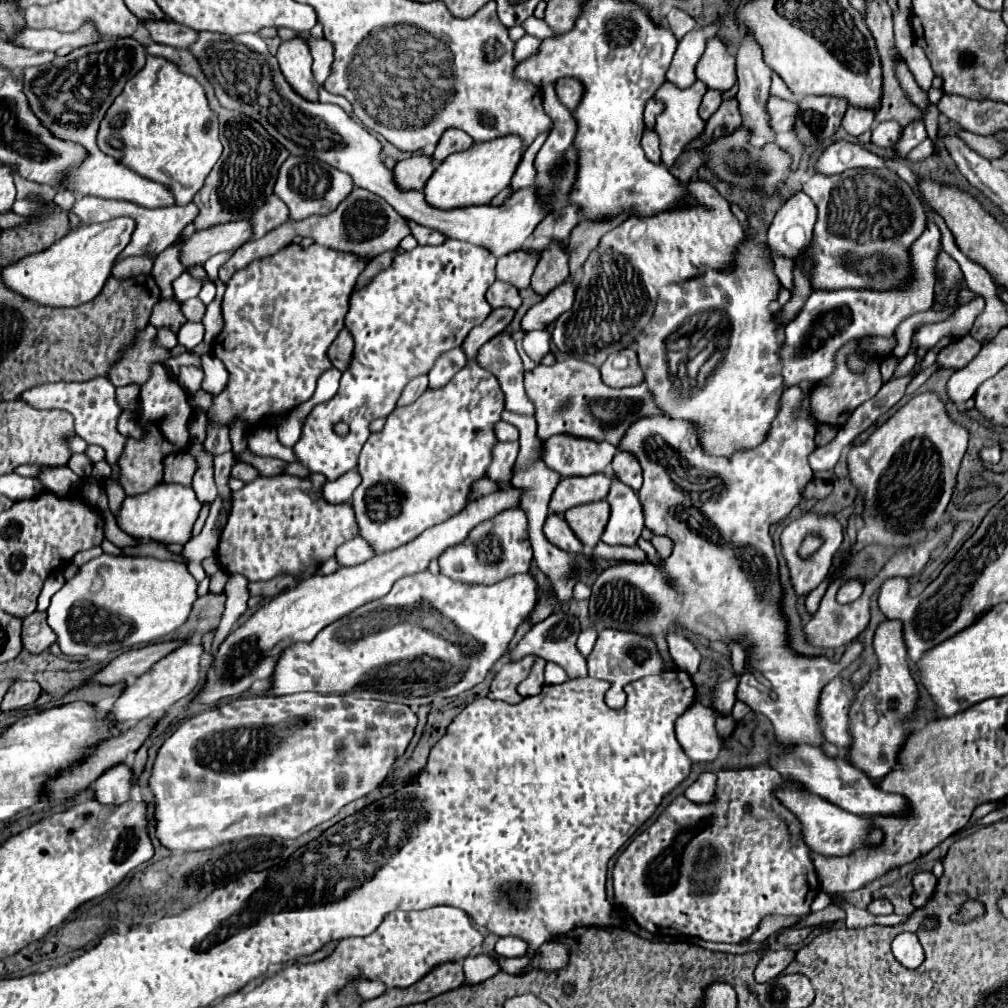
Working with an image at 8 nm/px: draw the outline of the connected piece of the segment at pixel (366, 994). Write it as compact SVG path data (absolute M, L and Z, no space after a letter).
M355 978L353 984L355 984L355 990L359 992L359 996L365 998L365 1000L375 998L375 996L381 996L381 994L385 992L385 984L381 984L381 982L371 982L371 980L367 980L367 978Z

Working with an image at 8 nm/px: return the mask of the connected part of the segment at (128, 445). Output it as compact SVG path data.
M161 362L151 364L151 376L141 386L139 394L141 414L137 414L137 422L143 428L145 436L141 440L127 438L123 452L117 460L119 468L119 484L125 490L125 496L137 496L151 490L155 484L163 480L163 460L173 452L183 452L189 448L191 434L189 422L193 418L193 406L189 402L189 394L183 390L177 378L173 378Z

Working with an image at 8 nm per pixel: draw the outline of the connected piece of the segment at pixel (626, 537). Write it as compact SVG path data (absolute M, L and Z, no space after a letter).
M611 474L611 488L605 498L611 506L611 518L603 532L605 544L627 544L635 546L643 530L643 506L631 488Z

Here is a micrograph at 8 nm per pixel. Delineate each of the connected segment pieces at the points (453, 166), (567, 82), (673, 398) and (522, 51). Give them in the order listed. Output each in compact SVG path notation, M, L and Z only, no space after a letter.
M503 136L503 138L491 140L491 142L473 144L465 152L451 154L433 172L433 176L427 180L427 184L423 188L427 204L431 204L433 208L439 208L439 210L489 204L505 186L509 186L523 150L525 148L517 136Z
M559 78L559 80L555 82L555 92L557 92L559 102L561 102L565 108L573 110L573 108L579 104L579 100L581 100L583 86L581 86L579 80L575 80L575 78Z
M749 218L749 228L753 236L747 242L747 248L741 248L735 258L739 266L737 272L707 272L703 278L661 288L653 320L633 344L645 372L645 382L655 394L661 410L671 418L689 418L699 422L703 426L703 448L717 456L727 456L741 448L755 448L763 442L777 414L781 392L785 390L777 358L779 342L775 336L775 324L771 322L771 304L777 302L779 280L773 266L767 264L765 252L769 250L757 244L757 238L765 242L761 220Z
M525 34L521 40L517 40L517 42L515 42L515 50L513 50L515 60L517 60L517 62L525 60L525 58L527 58L527 54L531 52L531 48L537 48L537 46L539 46L539 42L541 42L539 38L529 36L529 34Z

